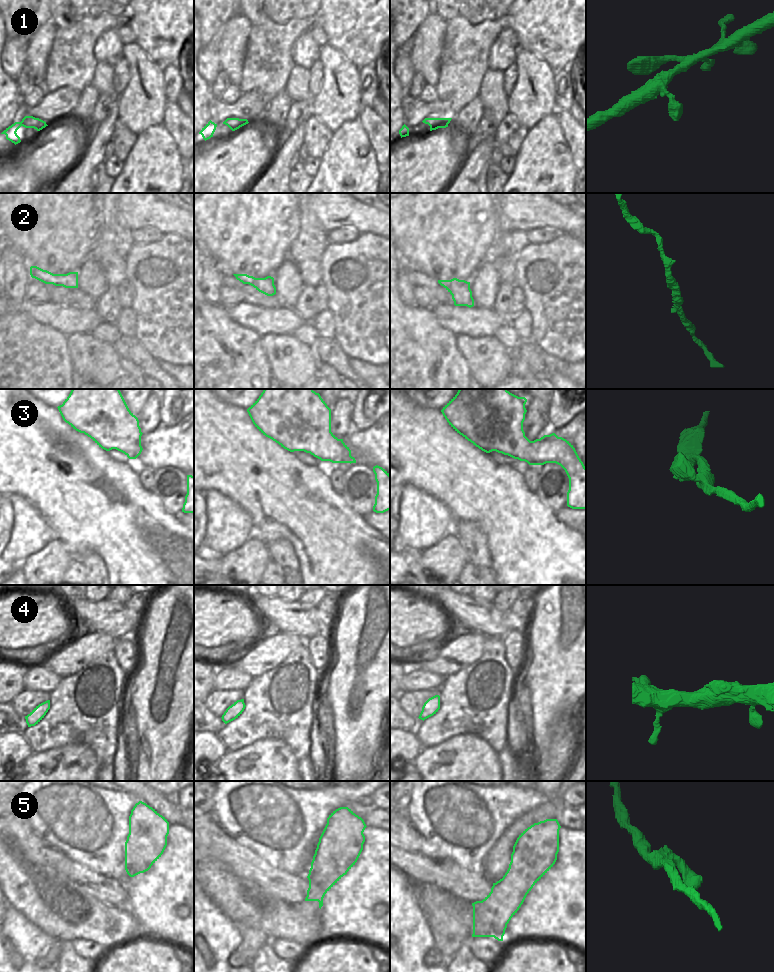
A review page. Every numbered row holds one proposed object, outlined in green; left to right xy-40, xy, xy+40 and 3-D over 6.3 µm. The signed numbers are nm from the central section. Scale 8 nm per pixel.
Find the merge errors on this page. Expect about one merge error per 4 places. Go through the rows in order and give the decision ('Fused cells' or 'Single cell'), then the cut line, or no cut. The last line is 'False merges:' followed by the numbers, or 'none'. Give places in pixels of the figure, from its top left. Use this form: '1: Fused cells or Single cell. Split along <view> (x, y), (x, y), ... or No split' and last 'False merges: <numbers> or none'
1: Single cell. No split
2: Single cell. No split
3: Single cell. No split
4: Single cell. No split
5: Single cell. No split
False merges: none.

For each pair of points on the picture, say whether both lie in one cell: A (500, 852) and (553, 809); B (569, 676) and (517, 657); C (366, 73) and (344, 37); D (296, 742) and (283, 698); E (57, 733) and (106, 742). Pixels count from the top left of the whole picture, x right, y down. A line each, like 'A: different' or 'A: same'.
A: same
B: different
C: different
D: same
E: same

